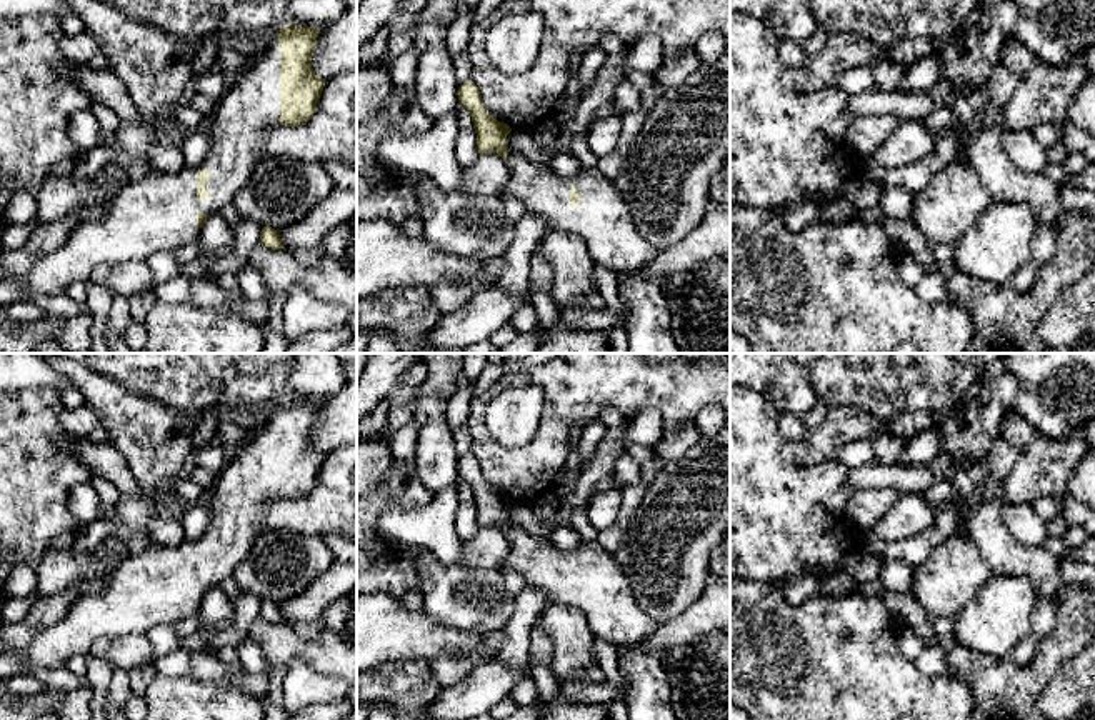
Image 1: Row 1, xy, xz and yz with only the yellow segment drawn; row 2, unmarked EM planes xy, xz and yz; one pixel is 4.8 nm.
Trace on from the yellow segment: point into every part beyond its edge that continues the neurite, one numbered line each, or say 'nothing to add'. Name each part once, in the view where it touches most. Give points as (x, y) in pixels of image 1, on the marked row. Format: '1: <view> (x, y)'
1: xy (159, 212)

